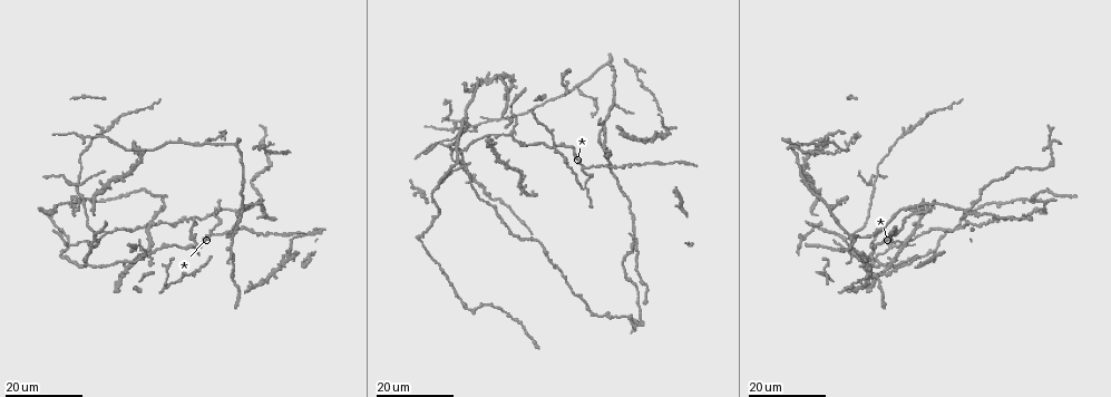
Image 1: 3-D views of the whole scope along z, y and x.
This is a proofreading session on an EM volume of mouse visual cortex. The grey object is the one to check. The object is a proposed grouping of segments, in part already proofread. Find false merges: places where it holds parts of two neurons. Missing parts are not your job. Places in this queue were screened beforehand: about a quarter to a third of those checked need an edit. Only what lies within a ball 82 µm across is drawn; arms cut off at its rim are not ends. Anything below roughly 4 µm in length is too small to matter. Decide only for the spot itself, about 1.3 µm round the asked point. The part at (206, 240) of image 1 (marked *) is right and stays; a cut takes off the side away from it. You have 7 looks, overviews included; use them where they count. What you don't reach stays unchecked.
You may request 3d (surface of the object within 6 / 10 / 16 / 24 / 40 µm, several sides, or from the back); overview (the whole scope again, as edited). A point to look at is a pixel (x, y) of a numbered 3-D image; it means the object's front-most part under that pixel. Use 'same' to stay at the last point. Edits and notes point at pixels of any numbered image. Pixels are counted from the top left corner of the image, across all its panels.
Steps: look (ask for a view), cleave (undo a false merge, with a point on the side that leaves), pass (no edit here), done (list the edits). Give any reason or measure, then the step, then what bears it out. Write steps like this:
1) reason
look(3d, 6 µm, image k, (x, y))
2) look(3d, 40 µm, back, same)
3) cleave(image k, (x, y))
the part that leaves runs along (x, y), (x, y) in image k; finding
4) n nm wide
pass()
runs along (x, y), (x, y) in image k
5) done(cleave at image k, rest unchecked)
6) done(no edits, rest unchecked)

four arms meet
look(3d, 16 µm, image 1, (965, 211))

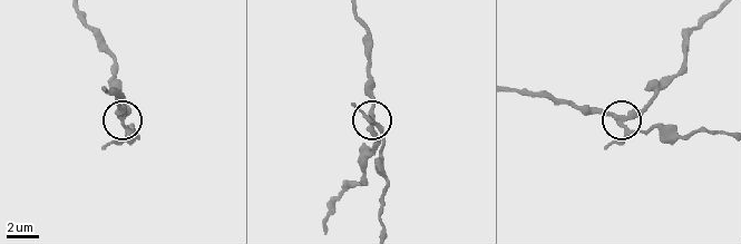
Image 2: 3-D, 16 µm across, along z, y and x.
look(3d, 10 µm, image 2, (625, 120))

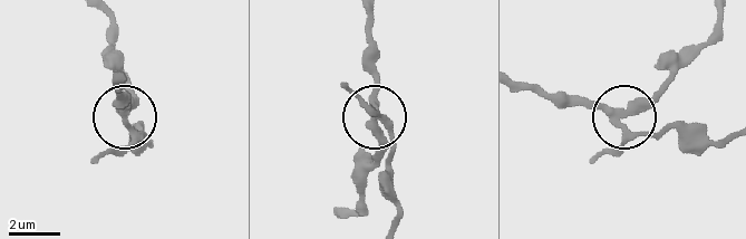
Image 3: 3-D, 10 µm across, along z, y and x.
other side
look(3d, 10 µm, back, image 3, (622, 117))

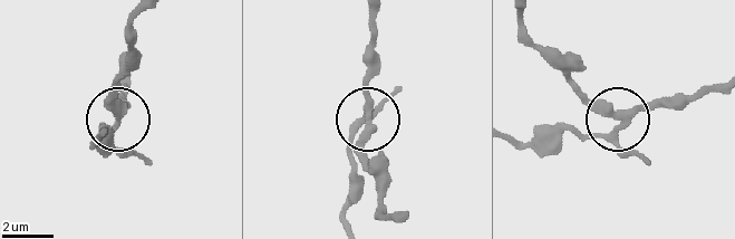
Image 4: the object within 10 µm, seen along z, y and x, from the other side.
side arm 20 µm
pass()
runs along (718, 84), (635, 106), (609, 131), (571, 133), (548, 151) in image 4; one neuron here

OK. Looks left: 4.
arms part here
look(3d, 24 µm, image 1, (513, 135))

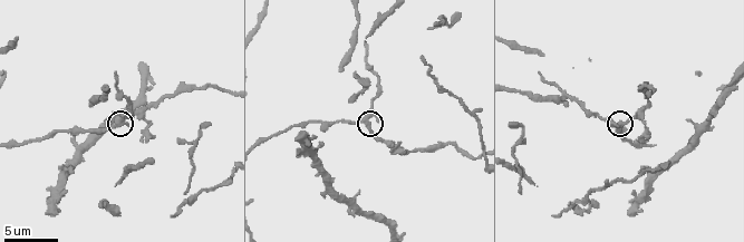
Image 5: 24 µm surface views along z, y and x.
closer look
look(3d, 6 µm, image 5, (364, 120))

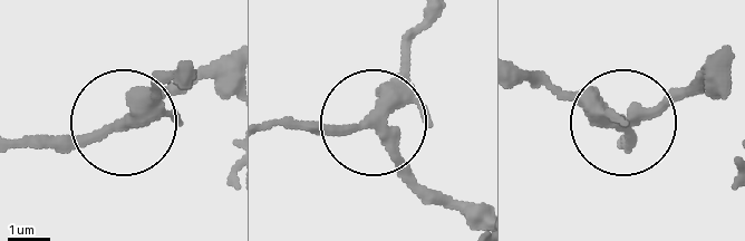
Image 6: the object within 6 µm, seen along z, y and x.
3 arms
pass()
runs along (230, 52), (124, 117), (184, 67) in image 6; continuous, no second neuron

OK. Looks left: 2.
three arms meet
look(3d, 16 µm, image 1, (468, 119))

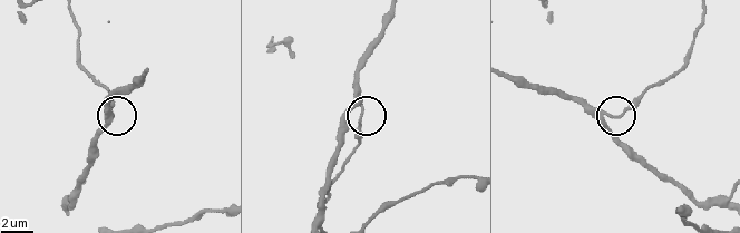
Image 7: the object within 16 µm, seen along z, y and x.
look(3d, 6 µm, image 7, (614, 117))

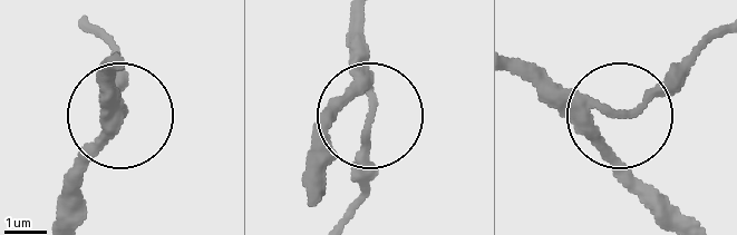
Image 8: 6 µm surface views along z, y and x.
220 nm wide
pass()
continuous, no second neuron

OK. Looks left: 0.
done(no edits, rest unchecked)

